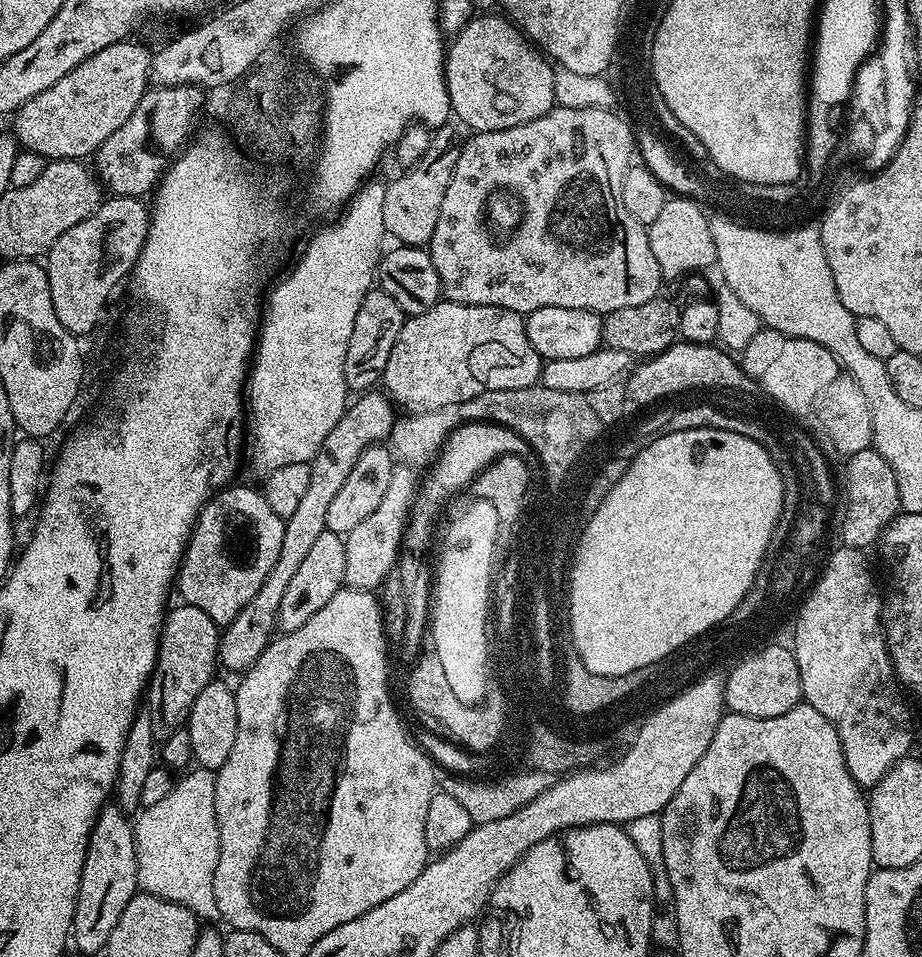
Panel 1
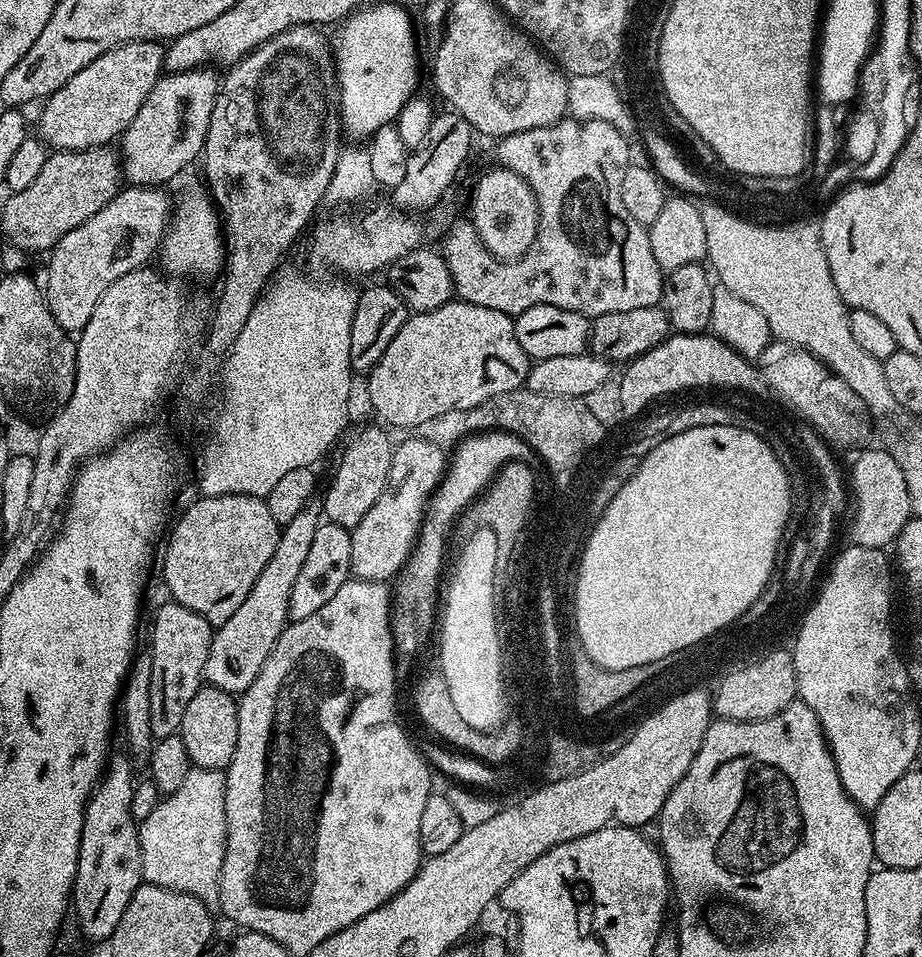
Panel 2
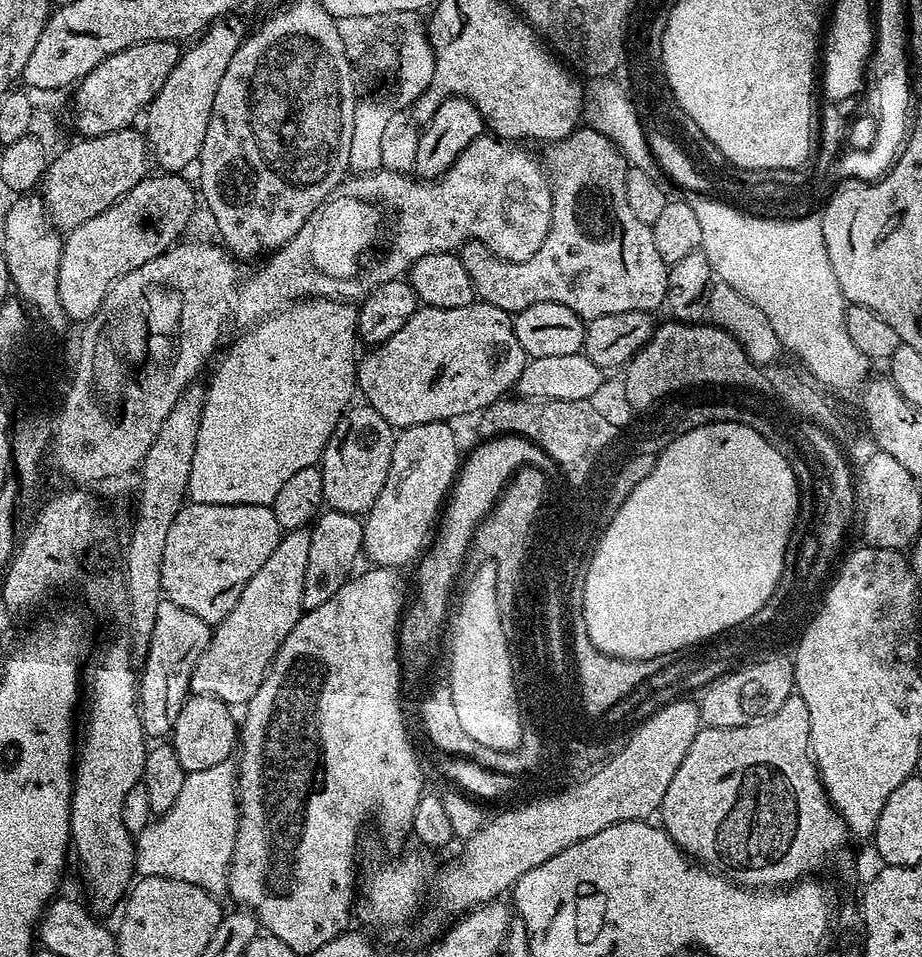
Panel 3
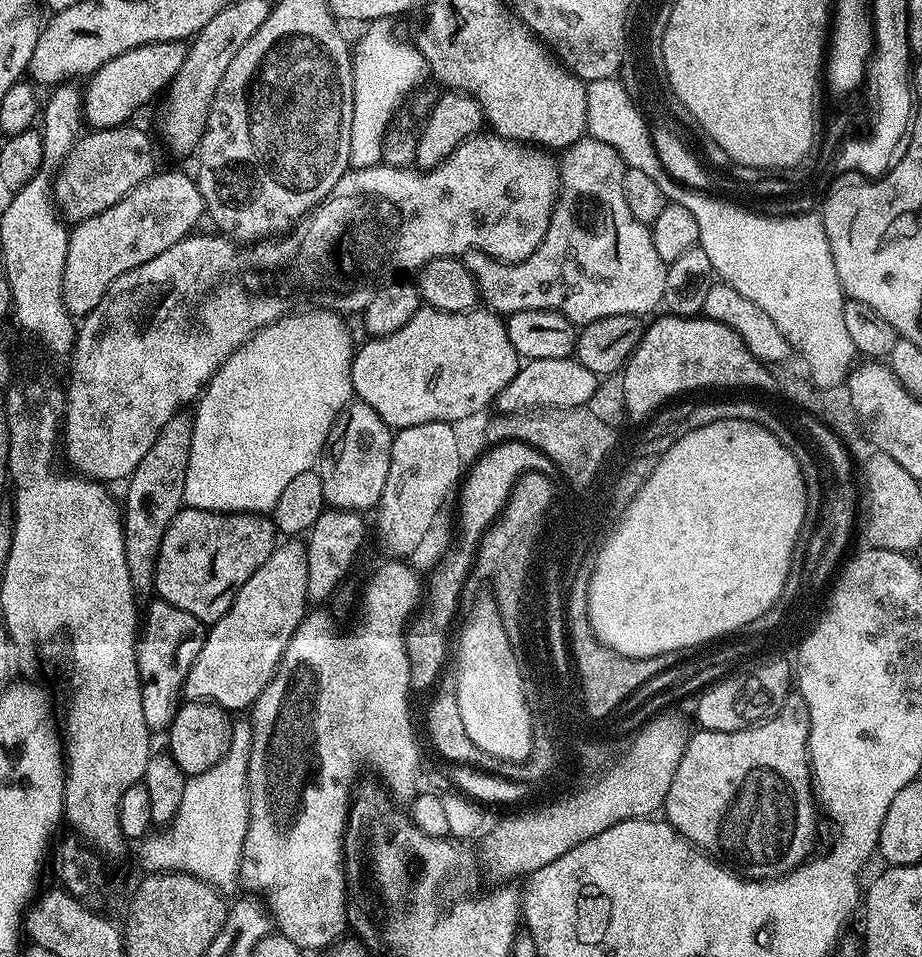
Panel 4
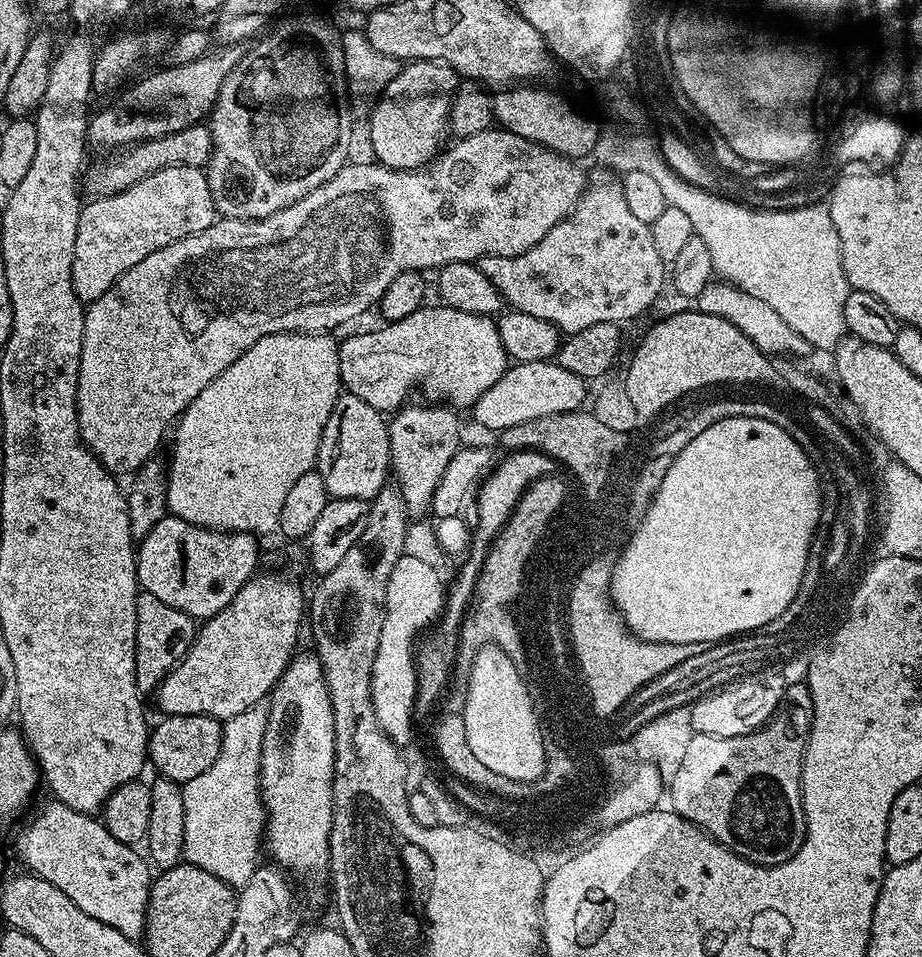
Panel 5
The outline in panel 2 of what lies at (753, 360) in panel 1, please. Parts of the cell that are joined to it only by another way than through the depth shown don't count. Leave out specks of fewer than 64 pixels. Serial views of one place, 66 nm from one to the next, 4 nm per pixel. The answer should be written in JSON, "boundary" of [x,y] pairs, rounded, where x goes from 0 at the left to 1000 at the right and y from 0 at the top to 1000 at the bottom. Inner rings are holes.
{"boundary":[[[842,355],[828,366],[822,382],[833,389],[833,395],[844,403],[844,408],[848,408],[858,420],[863,420],[862,426],[889,445],[889,454],[896,454],[912,470],[932,469],[941,462],[946,437],[938,421],[881,368]]]}

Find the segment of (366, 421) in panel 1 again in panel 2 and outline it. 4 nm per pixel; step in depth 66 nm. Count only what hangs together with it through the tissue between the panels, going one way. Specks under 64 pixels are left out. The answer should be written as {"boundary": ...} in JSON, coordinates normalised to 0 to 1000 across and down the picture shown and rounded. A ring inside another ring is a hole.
{"boundary":[[[339,525],[330,530],[328,537],[307,548],[302,571],[293,587],[289,587],[284,600],[280,600],[280,608],[271,612],[267,629],[262,629],[262,633],[258,633],[258,637],[254,637],[254,642],[249,642],[249,646],[245,646],[245,650],[231,659],[228,683],[221,697],[221,711],[229,718],[259,725],[267,722],[275,708],[280,708],[293,679],[297,679],[302,667],[315,651],[315,621],[332,587],[332,579],[336,579],[341,558],[348,545],[348,528]]]}

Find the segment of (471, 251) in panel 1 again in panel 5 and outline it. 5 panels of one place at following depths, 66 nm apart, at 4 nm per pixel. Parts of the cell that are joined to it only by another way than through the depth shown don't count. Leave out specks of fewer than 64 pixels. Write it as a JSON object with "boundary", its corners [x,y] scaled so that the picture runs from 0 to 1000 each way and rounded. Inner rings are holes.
{"boundary":[[[664,178],[654,179],[643,184],[641,181],[629,209],[620,216],[620,223],[605,232],[605,236],[601,236],[584,257],[561,268],[524,268],[518,273],[523,286],[531,290],[552,323],[579,328],[579,332],[592,332],[592,336],[612,349],[636,345],[636,341],[649,336],[672,339],[685,334],[696,329],[722,301],[722,273],[714,270],[706,237],[692,232],[679,216],[672,184]]]}

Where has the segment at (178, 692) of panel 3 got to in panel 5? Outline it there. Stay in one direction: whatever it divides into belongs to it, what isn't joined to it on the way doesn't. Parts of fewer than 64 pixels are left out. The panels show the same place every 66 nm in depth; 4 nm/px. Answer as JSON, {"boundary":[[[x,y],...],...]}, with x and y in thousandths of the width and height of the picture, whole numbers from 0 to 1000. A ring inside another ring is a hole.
{"boundary":[[[153,618],[148,625],[148,716],[154,725],[168,724],[169,720],[191,699],[206,675],[213,670],[214,649],[189,633],[180,633],[167,621]]]}

